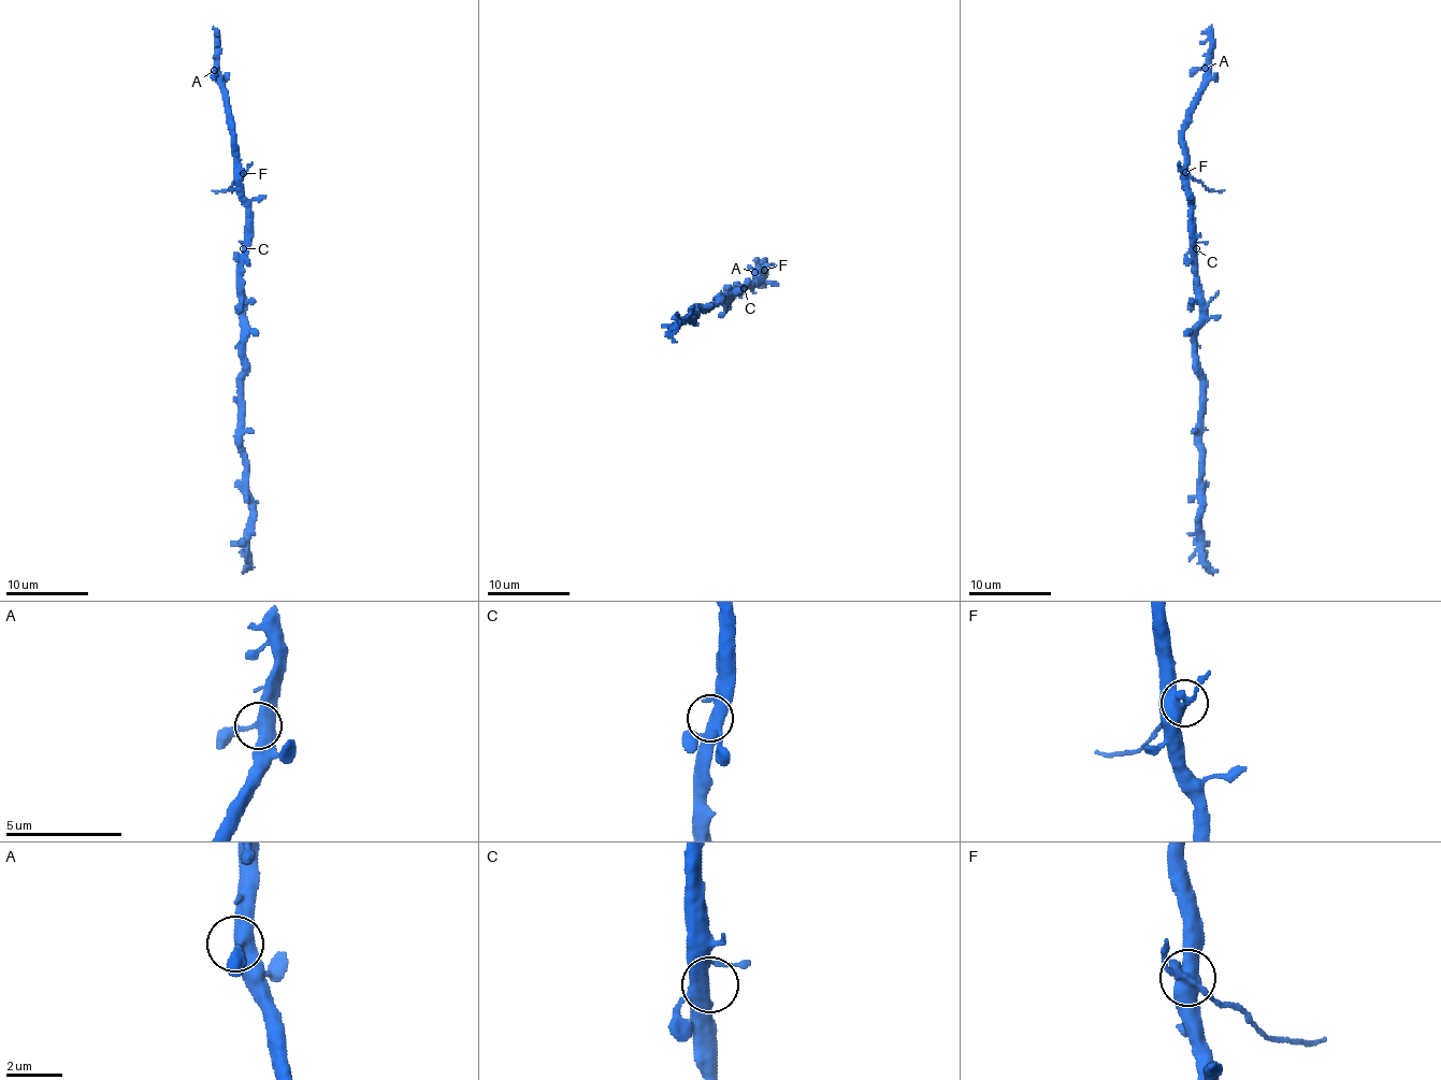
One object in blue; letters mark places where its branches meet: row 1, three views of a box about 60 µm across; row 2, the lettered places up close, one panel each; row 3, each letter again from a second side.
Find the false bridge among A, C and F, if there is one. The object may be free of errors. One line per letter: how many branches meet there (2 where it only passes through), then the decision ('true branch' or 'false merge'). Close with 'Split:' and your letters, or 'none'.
A: branches 3; true branch
C: branches 4; true branch
F: branches 4; false merge
Split: F

